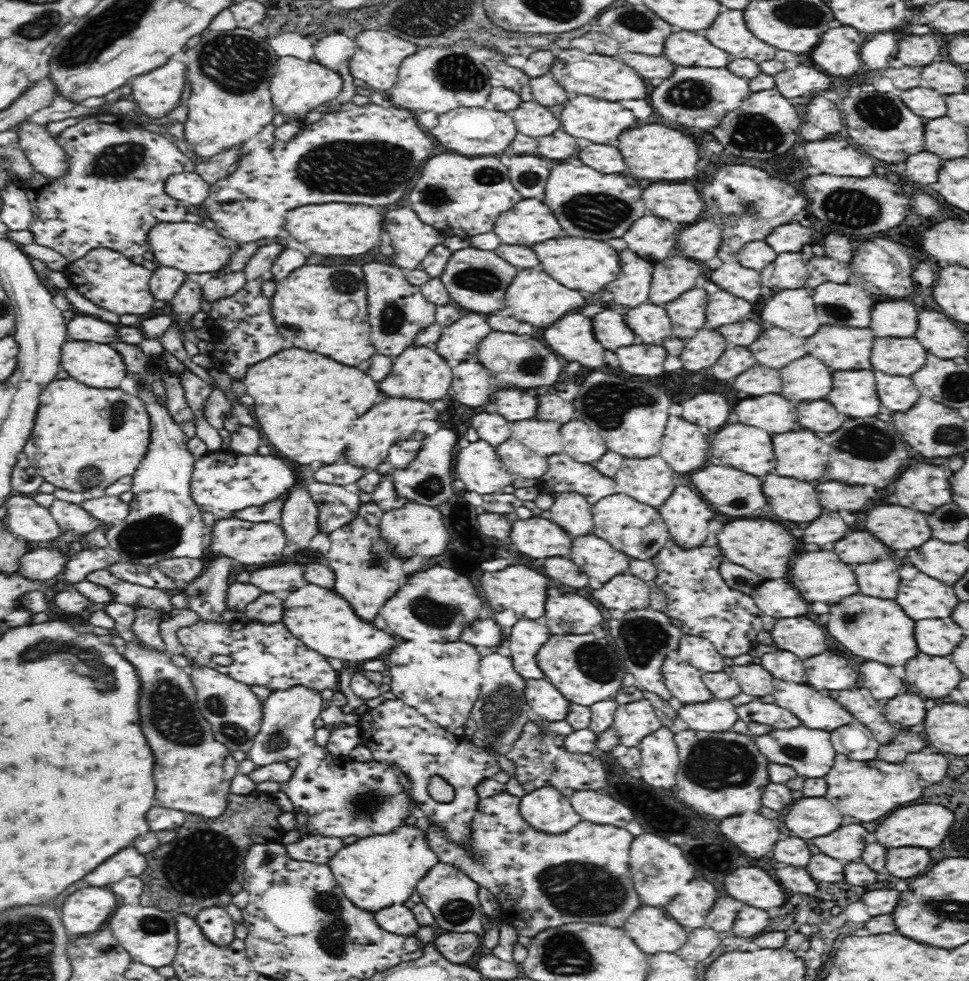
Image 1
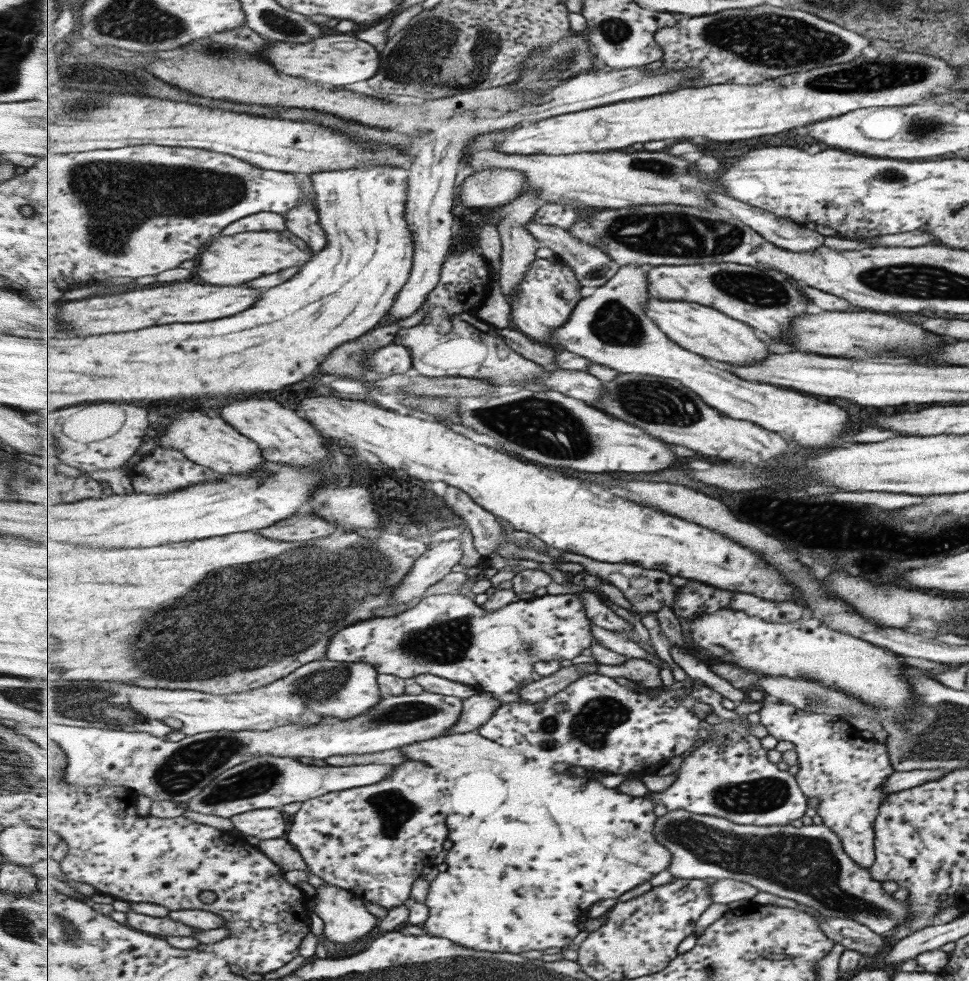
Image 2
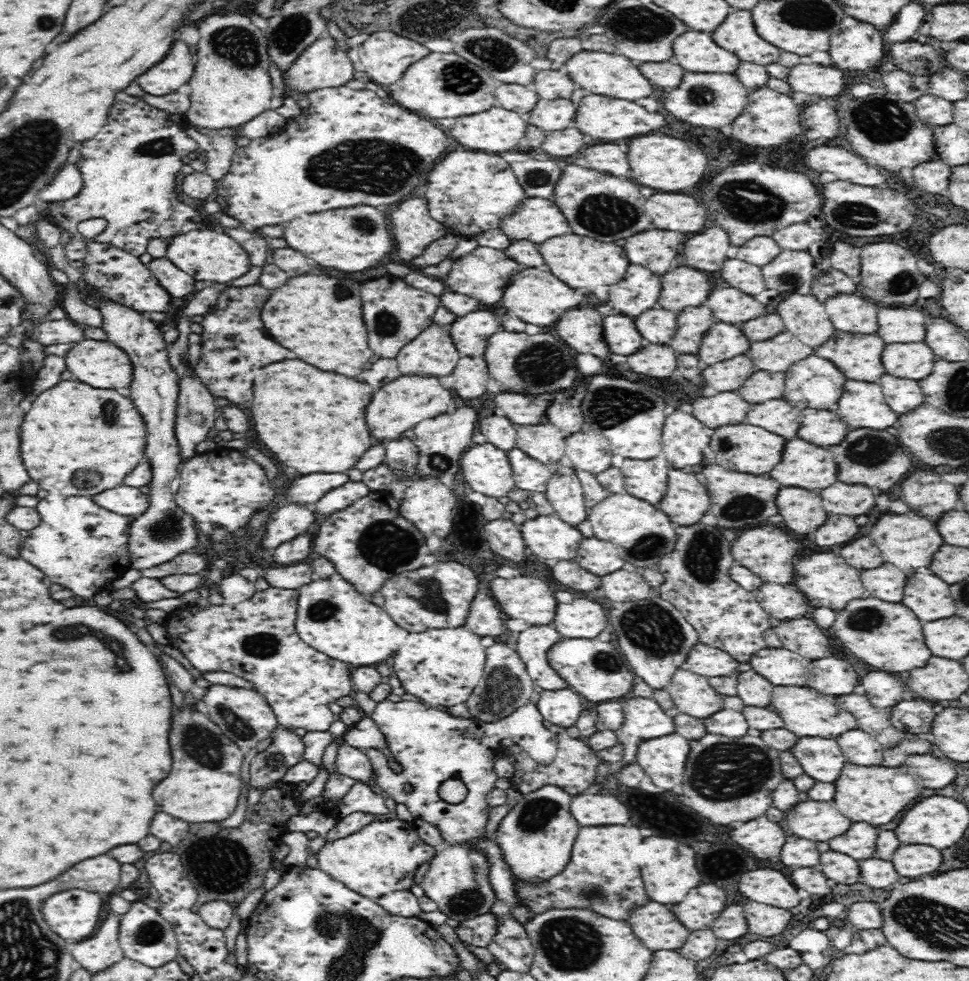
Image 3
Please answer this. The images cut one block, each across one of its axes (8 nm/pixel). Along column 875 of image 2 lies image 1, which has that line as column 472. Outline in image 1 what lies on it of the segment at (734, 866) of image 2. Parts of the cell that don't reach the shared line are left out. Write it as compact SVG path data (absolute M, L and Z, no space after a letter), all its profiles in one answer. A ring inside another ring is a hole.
M439 862L424 878L420 879L416 892L423 905L432 912L436 924L446 932L464 933L470 932L483 936L480 923L482 905L477 897L479 887L469 876L450 864Z

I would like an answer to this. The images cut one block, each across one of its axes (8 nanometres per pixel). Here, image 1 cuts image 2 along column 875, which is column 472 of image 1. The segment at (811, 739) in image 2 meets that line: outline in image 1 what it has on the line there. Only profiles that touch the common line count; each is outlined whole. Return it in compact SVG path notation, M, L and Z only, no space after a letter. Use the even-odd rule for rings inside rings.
M384 700L378 708L367 710L360 715L358 722L362 744L379 762L394 762L410 775L410 791L412 799L416 801L418 809L423 810L431 819L432 824L439 824L449 834L449 840L463 843L470 838L470 819L478 802L476 786L482 780L490 779L492 774L501 769L496 758L490 757L475 742L465 736L454 735L440 726L430 723L418 711L406 706L402 700ZM440 776L454 788L454 797L451 801L440 802L434 800L428 793L427 786L430 779Z

